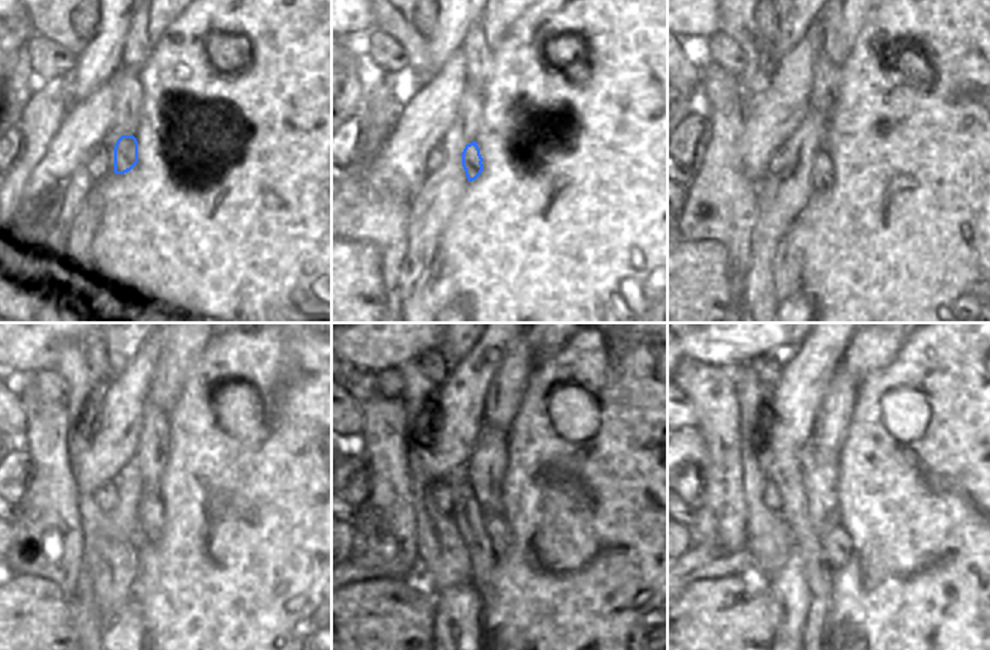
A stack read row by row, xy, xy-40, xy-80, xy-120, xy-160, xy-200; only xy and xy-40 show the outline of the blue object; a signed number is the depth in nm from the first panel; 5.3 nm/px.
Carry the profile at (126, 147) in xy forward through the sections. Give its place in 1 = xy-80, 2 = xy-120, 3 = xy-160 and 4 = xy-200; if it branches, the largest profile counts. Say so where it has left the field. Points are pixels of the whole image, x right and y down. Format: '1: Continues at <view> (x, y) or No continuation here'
1: Continues at xy-80 (822, 176)
2: Continues at xy-120 (152, 512)
3: Continues at xy-160 (497, 527)
4: Continues at xy-200 (837, 544)

